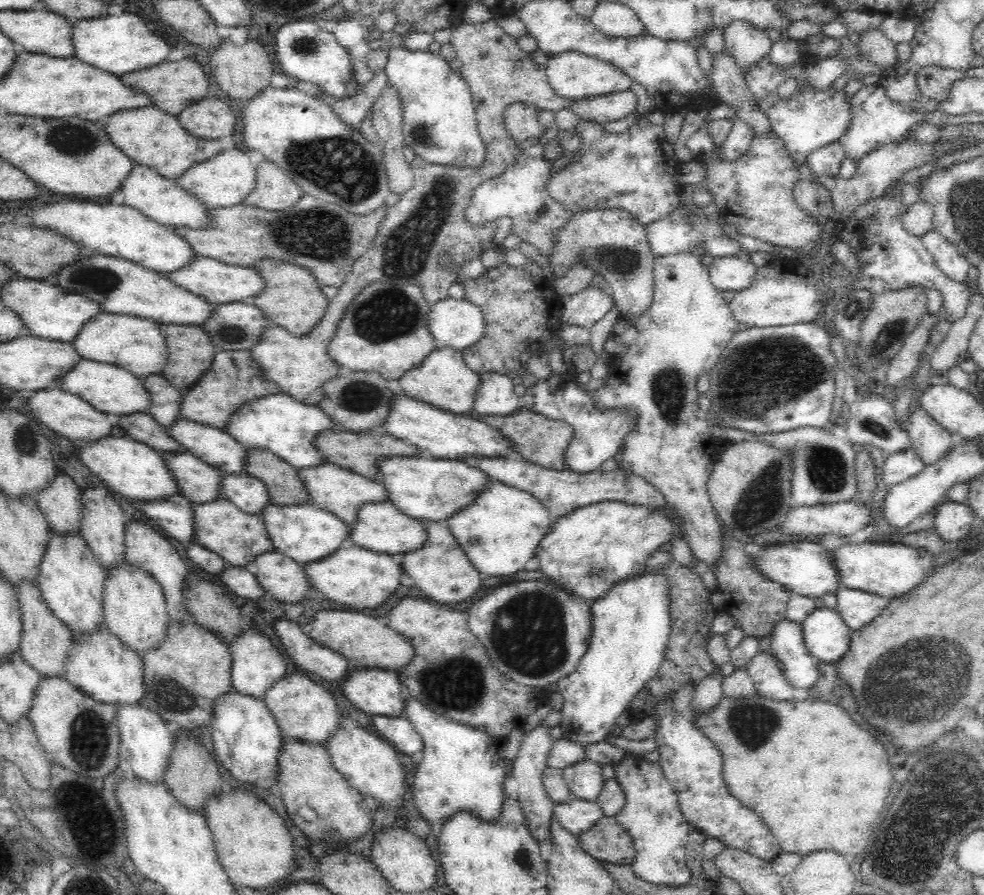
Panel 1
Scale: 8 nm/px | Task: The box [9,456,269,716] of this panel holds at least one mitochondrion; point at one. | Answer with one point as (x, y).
(171, 694)

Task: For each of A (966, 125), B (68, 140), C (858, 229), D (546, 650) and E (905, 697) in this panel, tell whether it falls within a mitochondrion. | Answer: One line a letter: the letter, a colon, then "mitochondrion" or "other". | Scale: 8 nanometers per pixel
A: other
B: mitochondrion
C: other
D: mitochondrion
E: mitochondrion

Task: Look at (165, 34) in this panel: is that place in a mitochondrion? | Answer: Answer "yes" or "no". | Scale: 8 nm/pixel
no

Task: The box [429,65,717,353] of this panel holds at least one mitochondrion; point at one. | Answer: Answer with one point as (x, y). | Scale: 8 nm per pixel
(619, 260)

